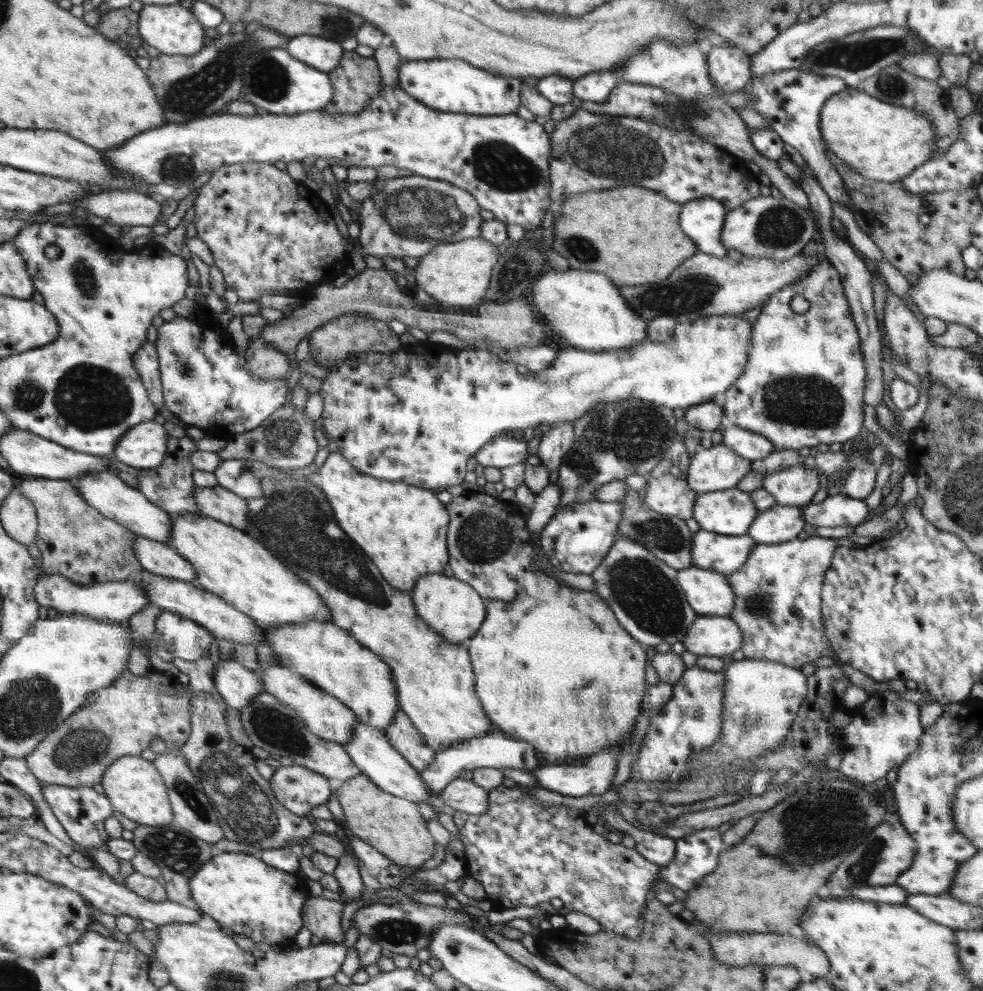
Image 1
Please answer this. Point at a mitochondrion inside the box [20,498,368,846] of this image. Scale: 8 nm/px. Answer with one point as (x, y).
(271, 724)

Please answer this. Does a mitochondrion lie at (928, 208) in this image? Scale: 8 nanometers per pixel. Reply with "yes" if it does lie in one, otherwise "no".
no

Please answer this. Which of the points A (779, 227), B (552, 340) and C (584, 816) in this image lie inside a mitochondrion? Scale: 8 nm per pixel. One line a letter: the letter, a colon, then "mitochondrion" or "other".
A: mitochondrion
B: other
C: other

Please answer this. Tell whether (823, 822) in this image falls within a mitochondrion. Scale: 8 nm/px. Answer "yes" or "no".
yes

